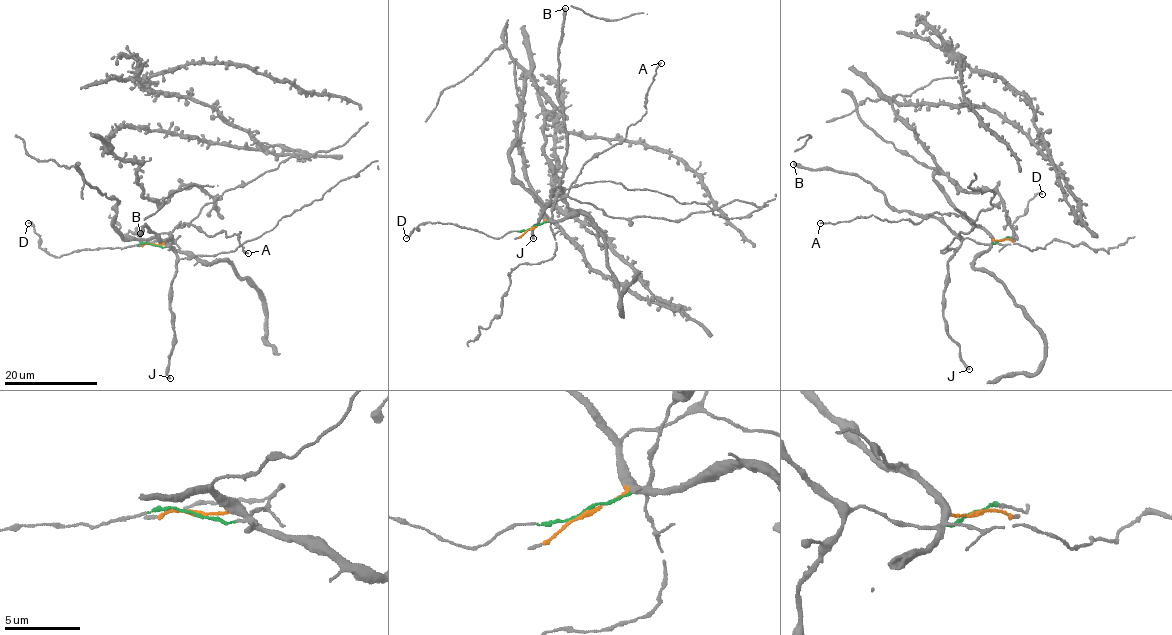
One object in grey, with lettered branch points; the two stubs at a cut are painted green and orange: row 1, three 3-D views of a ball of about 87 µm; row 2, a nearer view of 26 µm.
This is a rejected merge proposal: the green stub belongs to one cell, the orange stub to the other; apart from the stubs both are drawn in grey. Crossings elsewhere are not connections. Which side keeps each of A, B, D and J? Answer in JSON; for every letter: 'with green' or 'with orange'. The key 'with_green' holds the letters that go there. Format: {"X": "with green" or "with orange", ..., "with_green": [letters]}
{"A": "with orange", "B": "with green", "D": "with green", "J": "with green", "with_green": ["B", "D", "J"]}

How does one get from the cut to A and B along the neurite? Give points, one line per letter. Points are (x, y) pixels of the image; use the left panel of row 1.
A: (152, 244), (162, 244), (158, 236), (184, 222), (213, 236), (240, 232), (238, 239), (243, 252), (248, 253)
B: (152, 245), (169, 250), (172, 240), (170, 237), (162, 243), (146, 225), (140, 233)

